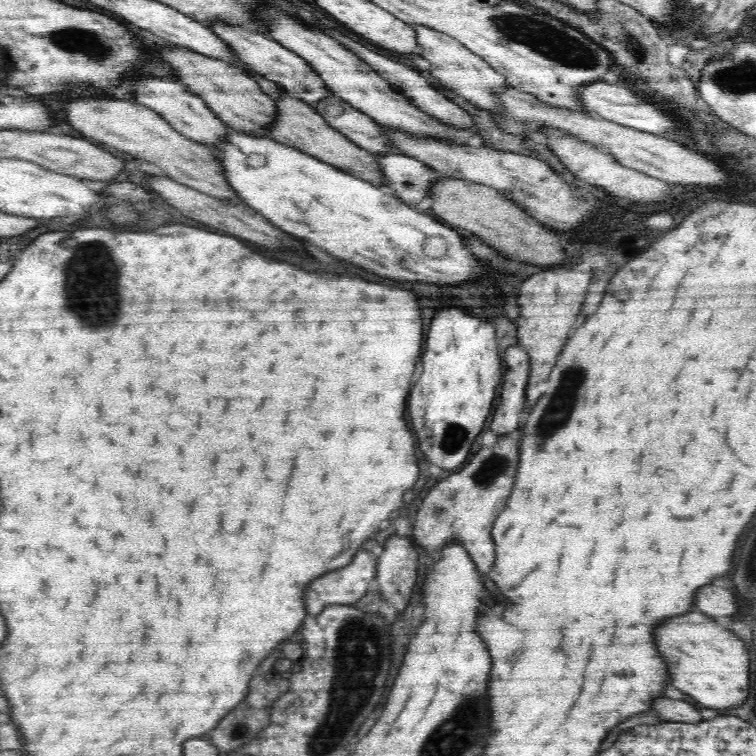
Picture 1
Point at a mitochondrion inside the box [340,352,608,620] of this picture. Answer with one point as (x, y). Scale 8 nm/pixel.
(557, 414)

